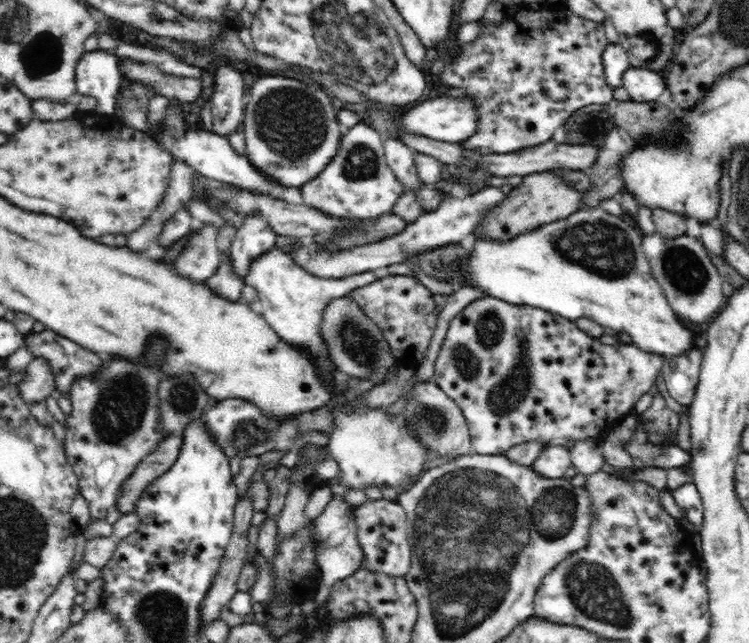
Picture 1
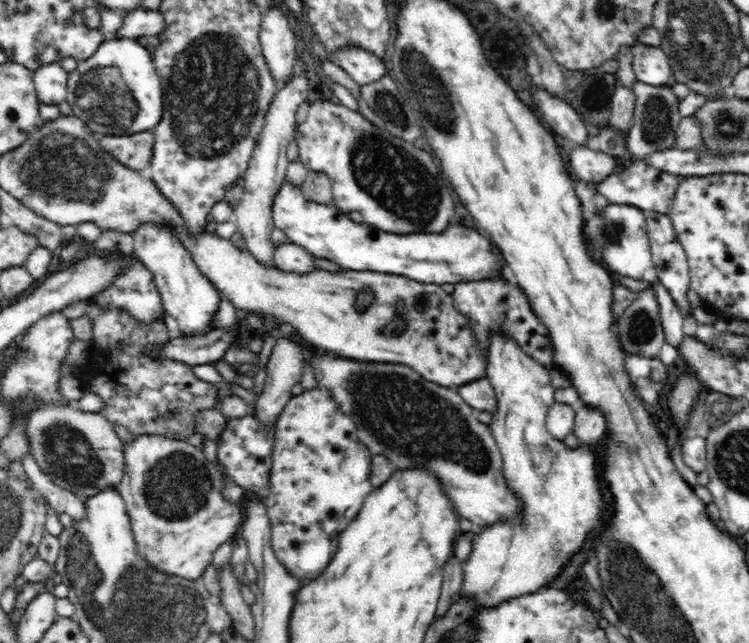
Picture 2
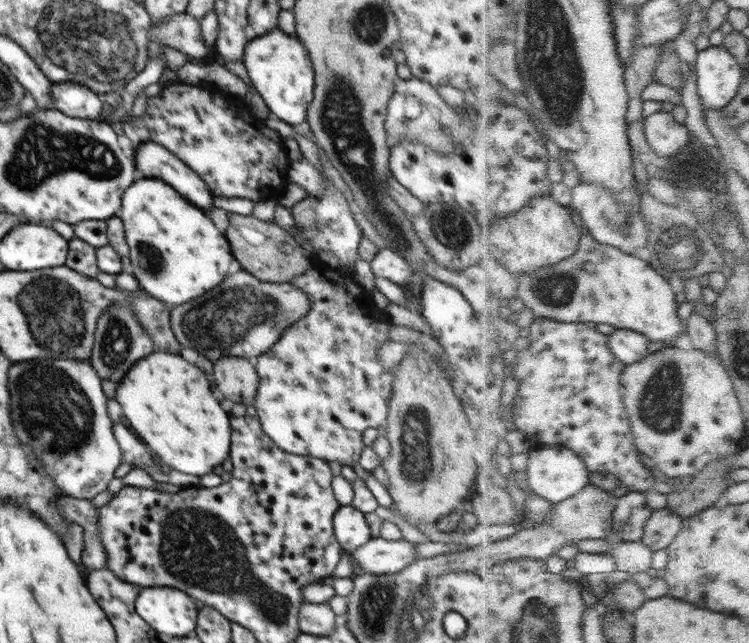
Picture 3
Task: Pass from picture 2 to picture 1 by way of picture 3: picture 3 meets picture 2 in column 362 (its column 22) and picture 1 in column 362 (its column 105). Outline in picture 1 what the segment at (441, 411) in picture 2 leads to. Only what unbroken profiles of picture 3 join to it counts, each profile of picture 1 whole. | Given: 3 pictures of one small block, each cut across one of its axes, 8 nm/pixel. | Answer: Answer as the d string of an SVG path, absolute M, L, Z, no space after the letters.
M275 246L270 250L264 252L262 256L256 258L252 264L250 264L250 272L244 276L243 281L245 284L249 284L256 289L259 296L259 302L257 308L260 314L266 319L268 325L276 331L279 338L282 338L283 342L290 344L298 349L306 350L306 353L312 357L312 361L316 363L316 369L320 371L320 378L327 384L332 397L338 400L338 404L334 406L332 410L332 424L333 429L329 434L329 440L327 450L328 455L338 463L338 469L340 474L336 478L332 478L327 481L327 486L331 488L334 495L342 496L346 494L346 490L350 488L356 488L356 490L363 490L369 493L375 493L382 486L388 486L388 488L398 488L408 482L410 479L418 477L426 467L426 461L428 456L428 449L426 445L416 438L412 431L410 431L410 420L404 416L390 416L388 408L380 408L380 410L370 410L367 406L366 396L360 394L360 396L352 396L352 388L347 387L346 380L348 376L342 374L335 366L335 363L329 358L329 350L325 341L322 339L322 312L334 298L342 298L352 292L352 290L366 286L375 280L388 275L410 275L416 277L416 275L410 270L410 266L406 263L398 263L384 268L377 268L373 271L366 271L360 274L353 274L343 279L322 278L311 275L306 272L302 267L296 264L296 261L286 254L285 251L278 250Z

